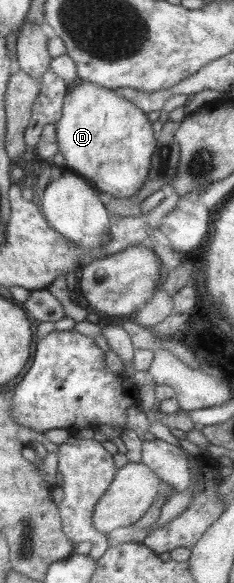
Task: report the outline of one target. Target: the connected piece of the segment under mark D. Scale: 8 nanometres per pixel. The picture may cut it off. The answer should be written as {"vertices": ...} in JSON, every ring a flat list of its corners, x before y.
{"vertices":[[81,81,67,90,63,98,61,119,57,122,57,143,59,152,66,159,64,167,94,183,102,194,110,194,110,196,123,199,136,195,148,178,151,160,157,145,152,123,147,113,140,110,130,100,120,96,116,89]]}

